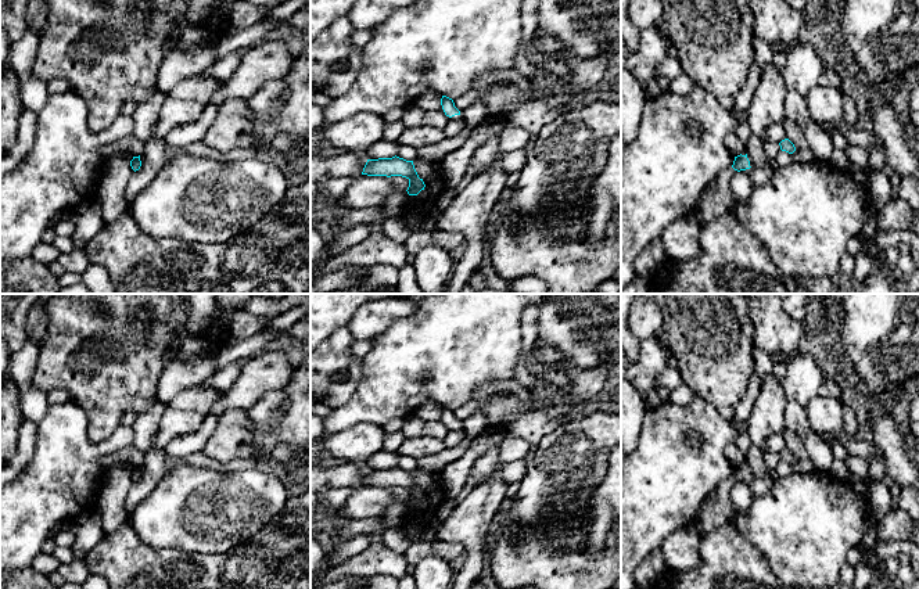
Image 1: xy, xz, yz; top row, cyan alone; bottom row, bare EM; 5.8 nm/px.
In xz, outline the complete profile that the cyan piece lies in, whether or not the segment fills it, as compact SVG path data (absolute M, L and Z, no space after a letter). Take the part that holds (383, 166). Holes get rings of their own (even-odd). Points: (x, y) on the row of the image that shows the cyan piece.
M396 155L392 158L367 159L362 175L406 177L409 180L409 187L406 190L409 195L417 195L426 187L423 179L419 177L414 169L413 161L406 161Z

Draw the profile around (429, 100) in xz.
M424 91L416 100L412 101L412 105L419 107L424 111L441 111L441 98L442 96L435 91Z

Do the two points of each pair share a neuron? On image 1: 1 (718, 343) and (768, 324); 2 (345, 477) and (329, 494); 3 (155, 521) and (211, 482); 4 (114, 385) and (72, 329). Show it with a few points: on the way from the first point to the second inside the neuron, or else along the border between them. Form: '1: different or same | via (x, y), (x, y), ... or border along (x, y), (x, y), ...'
1: different | border along (747, 308), (754, 329), (756, 347)
2: different | border along (354, 487), (325, 488)
3: same | via (169, 517), (197, 496)
4: same | via (96, 367), (85, 356), (69, 356), (72, 347)

